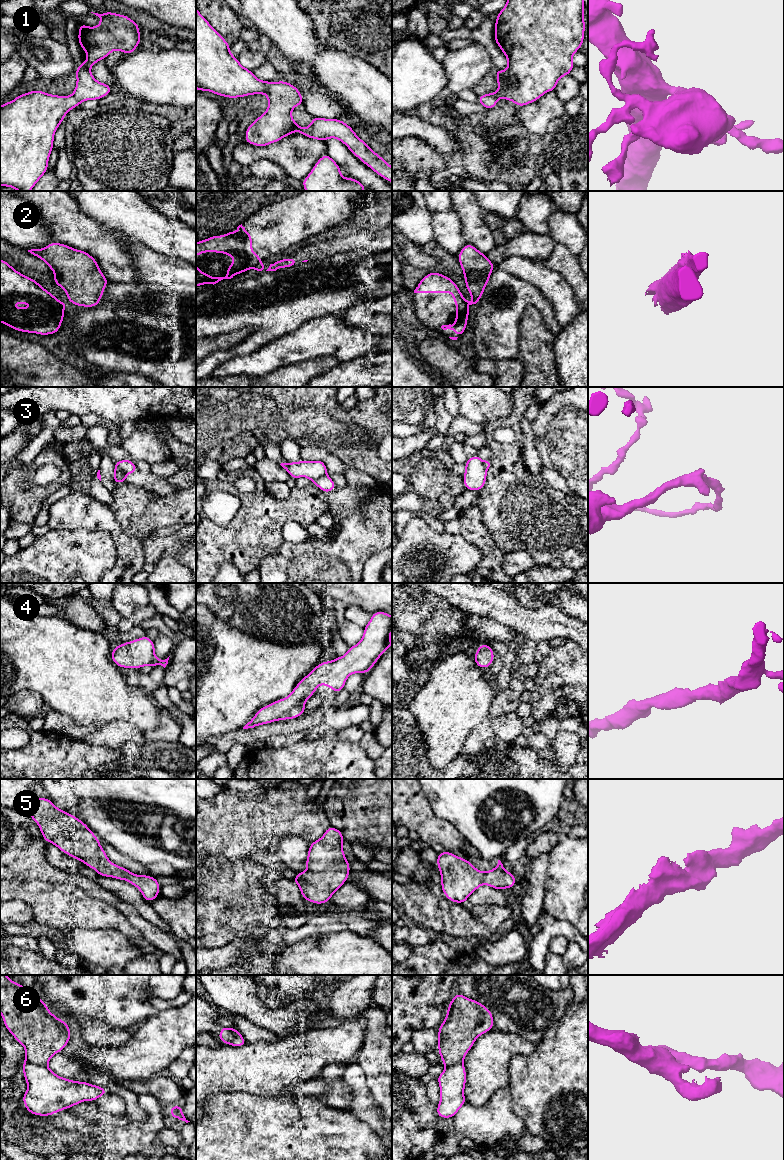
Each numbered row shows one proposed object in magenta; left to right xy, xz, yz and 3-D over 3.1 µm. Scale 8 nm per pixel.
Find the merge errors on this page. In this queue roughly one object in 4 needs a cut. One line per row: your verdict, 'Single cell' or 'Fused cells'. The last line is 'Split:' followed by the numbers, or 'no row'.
1: Single cell
2: Fused cells
3: Fused cells
4: Single cell
5: Single cell
6: Fused cells
Split: 2, 3, 6

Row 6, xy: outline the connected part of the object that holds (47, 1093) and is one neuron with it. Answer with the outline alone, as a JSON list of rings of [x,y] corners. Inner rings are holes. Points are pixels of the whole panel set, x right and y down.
[[[24,1062],[21,1066],[28,1089],[22,1100],[31,1115],[51,1116],[83,1101],[96,1101],[108,1090],[88,1082],[62,1078],[47,1065]]]

